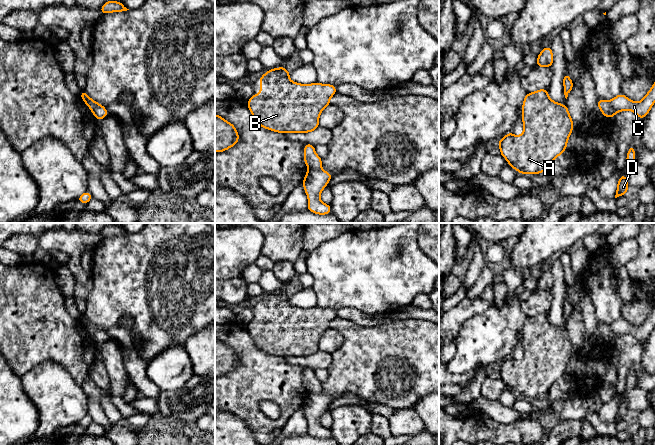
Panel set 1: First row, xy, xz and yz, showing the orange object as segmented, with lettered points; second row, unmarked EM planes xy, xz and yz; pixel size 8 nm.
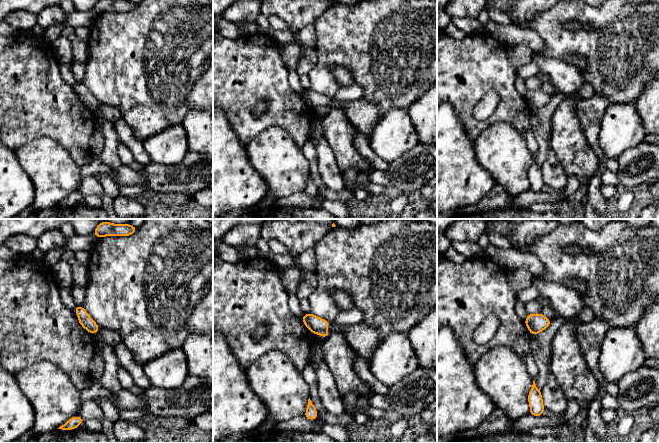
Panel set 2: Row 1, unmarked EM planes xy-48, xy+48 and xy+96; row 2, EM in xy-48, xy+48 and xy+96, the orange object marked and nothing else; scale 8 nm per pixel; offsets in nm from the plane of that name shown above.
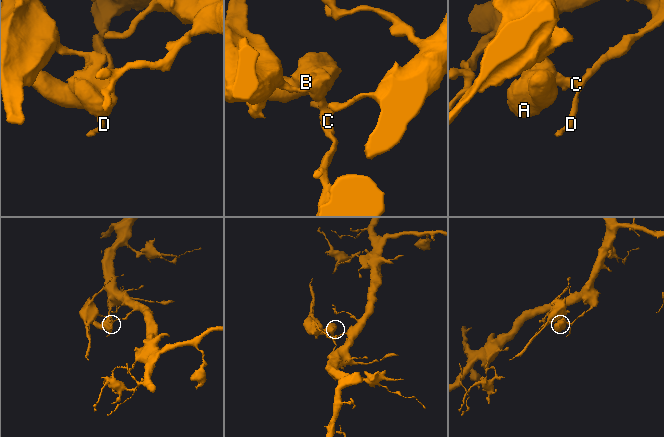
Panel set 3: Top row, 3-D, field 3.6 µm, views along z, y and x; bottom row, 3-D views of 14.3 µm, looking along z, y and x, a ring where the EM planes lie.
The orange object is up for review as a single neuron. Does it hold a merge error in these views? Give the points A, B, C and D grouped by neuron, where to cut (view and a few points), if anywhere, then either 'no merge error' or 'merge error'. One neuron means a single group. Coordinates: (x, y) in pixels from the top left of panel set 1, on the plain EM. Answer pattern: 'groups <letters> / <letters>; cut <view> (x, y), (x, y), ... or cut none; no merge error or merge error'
groups A B / C D; cut xz (320, 392), (308, 394); merge error

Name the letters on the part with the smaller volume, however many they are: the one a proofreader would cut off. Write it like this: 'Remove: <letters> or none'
Remove: A, B

